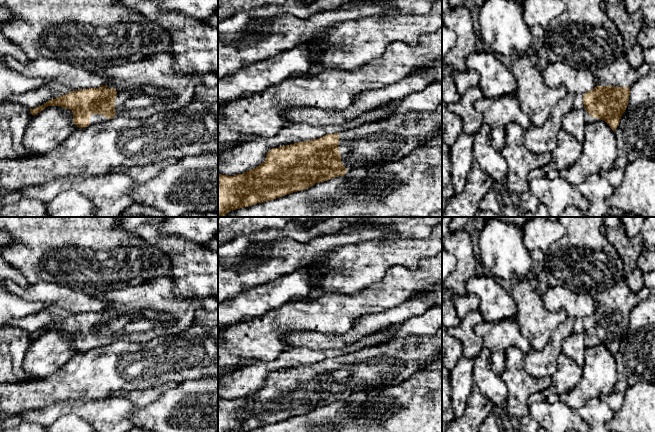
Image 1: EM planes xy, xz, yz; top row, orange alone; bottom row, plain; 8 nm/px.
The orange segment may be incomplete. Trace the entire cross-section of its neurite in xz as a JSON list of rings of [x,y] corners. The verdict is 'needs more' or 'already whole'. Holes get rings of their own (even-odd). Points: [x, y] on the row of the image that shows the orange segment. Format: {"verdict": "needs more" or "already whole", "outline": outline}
{"verdict": "needs more", "outline": [[[442,102],[432,111],[398,114],[379,122],[364,123],[341,133],[327,134],[318,139],[273,148],[267,152],[265,161],[256,168],[234,176],[218,174],[218,217],[224,217],[231,210],[303,191],[316,183],[344,176],[349,170],[356,167],[399,161],[421,147],[438,131],[442,131]]]}

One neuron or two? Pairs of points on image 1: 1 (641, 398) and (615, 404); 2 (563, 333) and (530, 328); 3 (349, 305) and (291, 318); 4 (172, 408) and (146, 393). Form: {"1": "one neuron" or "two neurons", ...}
{"1": "two neurons", "2": "two neurons", "3": "one neuron", "4": "two neurons"}

